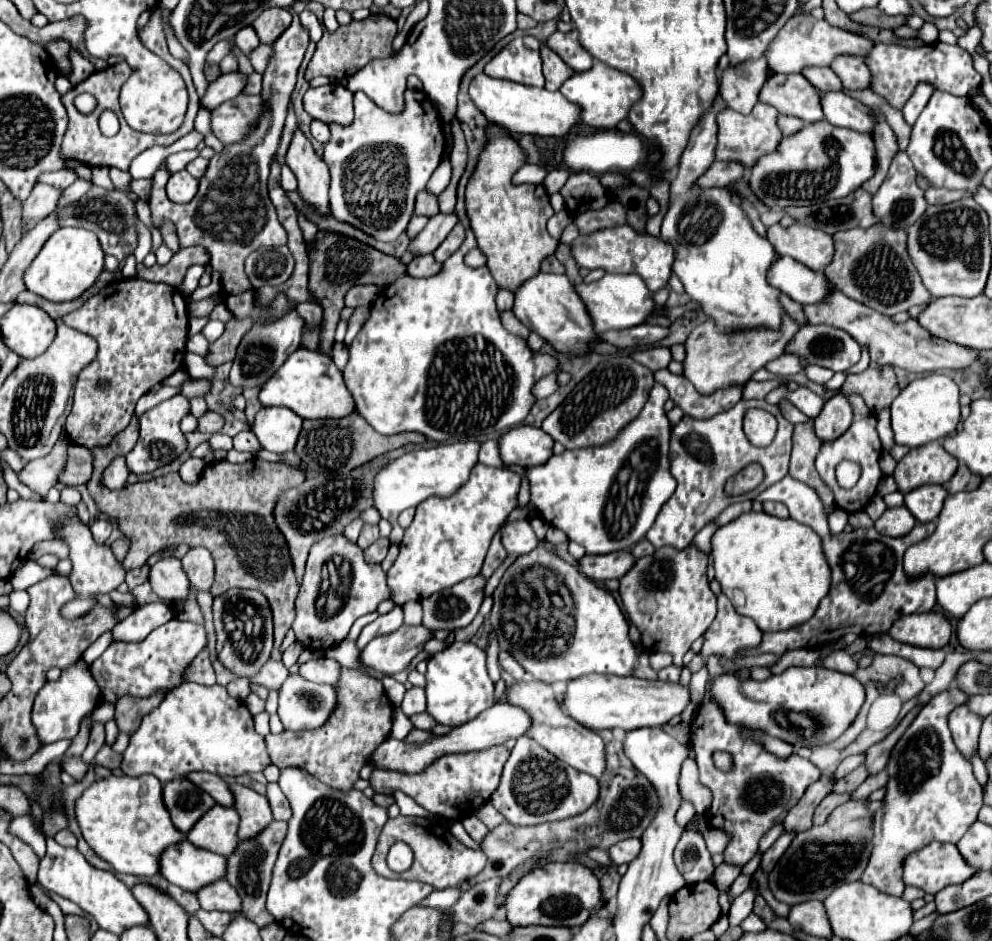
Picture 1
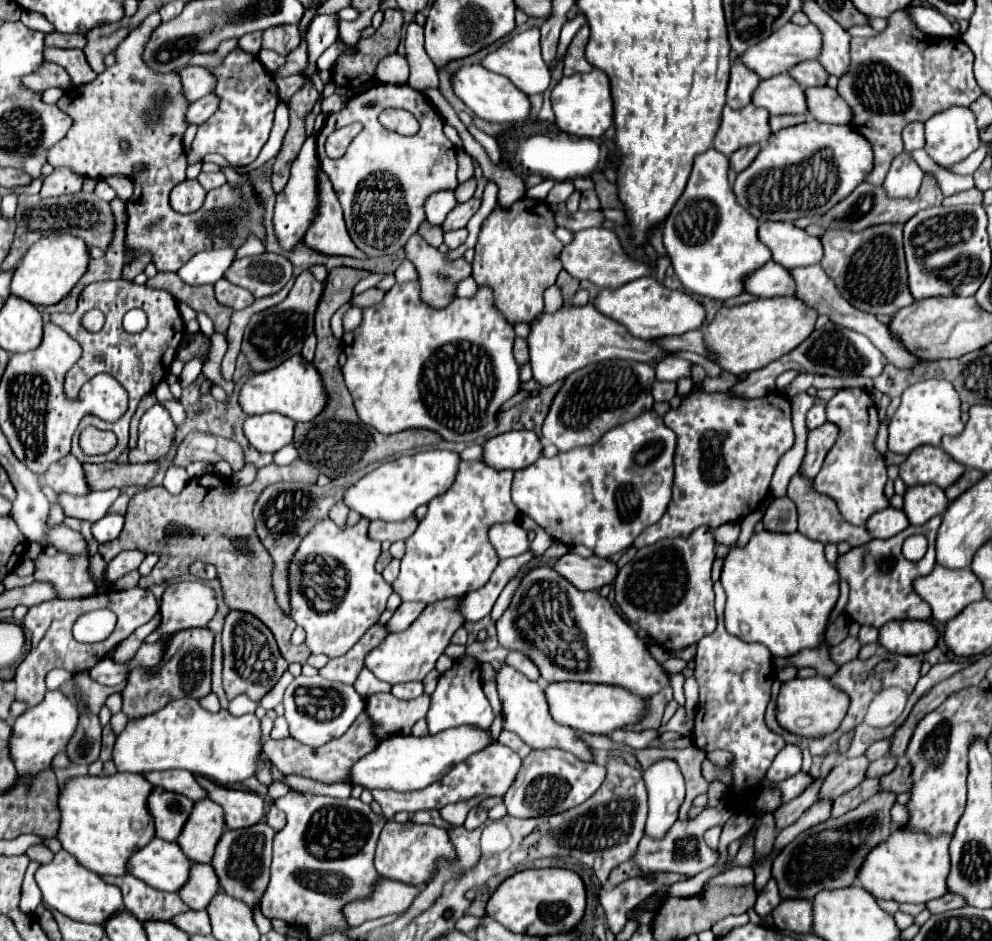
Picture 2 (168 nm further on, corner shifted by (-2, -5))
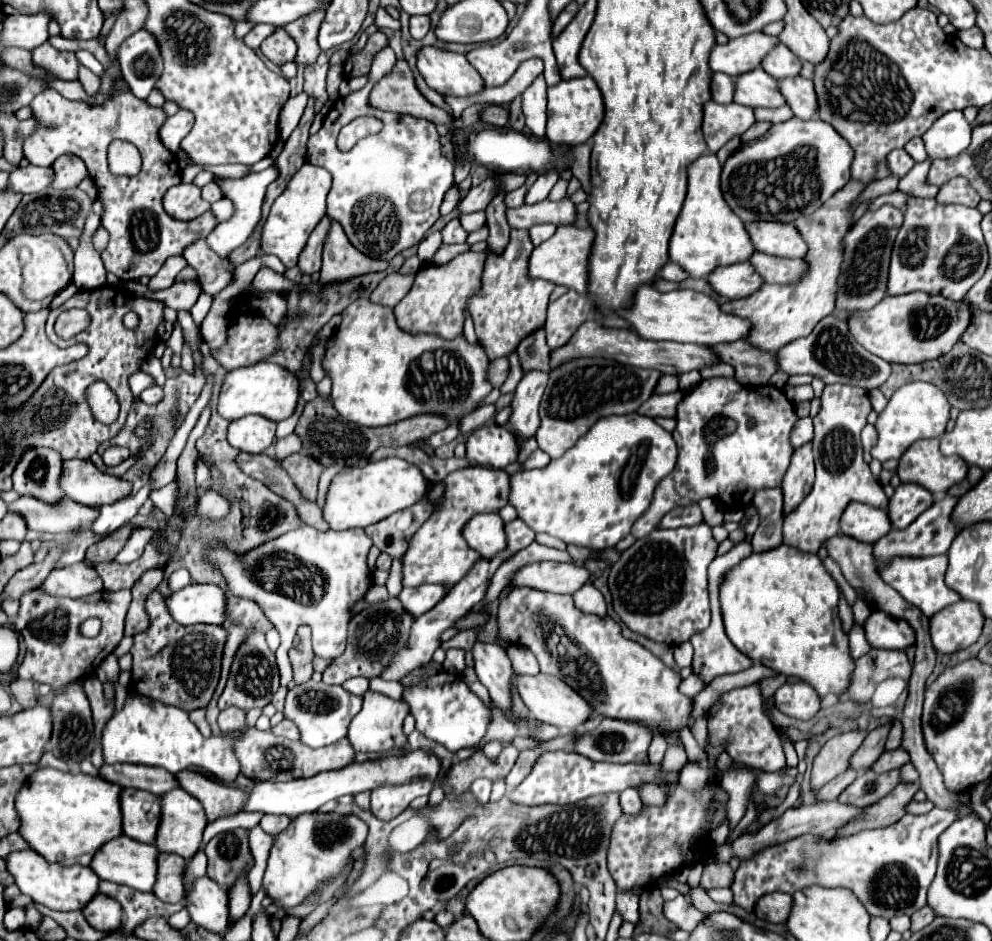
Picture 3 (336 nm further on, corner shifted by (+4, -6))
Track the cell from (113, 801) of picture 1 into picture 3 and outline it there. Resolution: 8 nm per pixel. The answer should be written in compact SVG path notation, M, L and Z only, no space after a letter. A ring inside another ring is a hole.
M37 769L17 795L21 817L19 833L49 863L85 865L93 861L97 847L121 835L121 809L117 807L121 787L107 779L85 773L63 773L57 769Z

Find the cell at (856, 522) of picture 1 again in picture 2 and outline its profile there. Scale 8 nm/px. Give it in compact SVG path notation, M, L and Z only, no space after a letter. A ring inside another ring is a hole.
M797 472L797 474L791 478L789 490L787 490L789 498L795 500L797 510L799 510L799 532L805 534L805 536L811 538L811 540L821 542L821 544L847 542L851 548L867 544L867 542L871 540L871 536L867 534L867 530L865 530L863 526L857 528L857 526L851 526L849 522L843 522L843 518L841 518L841 514L839 514L835 502L831 502L831 498L827 498L827 496L823 496L823 494L817 494L817 492L813 490L811 482L813 482L813 480L803 478L803 476Z

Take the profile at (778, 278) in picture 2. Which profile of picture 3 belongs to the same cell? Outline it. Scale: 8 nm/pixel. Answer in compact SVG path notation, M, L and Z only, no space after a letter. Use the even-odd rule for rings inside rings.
M749 261L715 269L709 275L709 283L721 297L727 299L749 297L763 285L761 277L757 275L757 271L753 271L753 265Z

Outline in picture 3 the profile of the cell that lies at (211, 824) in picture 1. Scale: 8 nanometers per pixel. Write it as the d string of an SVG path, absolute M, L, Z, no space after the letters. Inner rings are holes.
M173 789L173 791L165 793L161 799L163 799L161 825L157 831L155 845L163 853L175 853L185 859L191 859L201 849L201 843L203 843L203 831L207 827L205 811L203 811L201 803L197 803L193 799L193 795L189 795L187 791L181 791L181 789Z

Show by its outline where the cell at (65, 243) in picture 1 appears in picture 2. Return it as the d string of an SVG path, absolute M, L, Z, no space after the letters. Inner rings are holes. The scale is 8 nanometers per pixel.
M63 234L63 236L49 236L35 242L21 258L17 268L13 270L11 280L11 294L35 304L35 306L51 306L63 300L77 280L85 274L89 262L89 248L81 238Z

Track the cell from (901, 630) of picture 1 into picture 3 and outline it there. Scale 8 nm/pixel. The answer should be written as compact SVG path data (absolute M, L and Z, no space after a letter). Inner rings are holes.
M873 611L865 621L865 635L875 649L907 649L915 643L913 629L905 619L893 619L885 611Z

